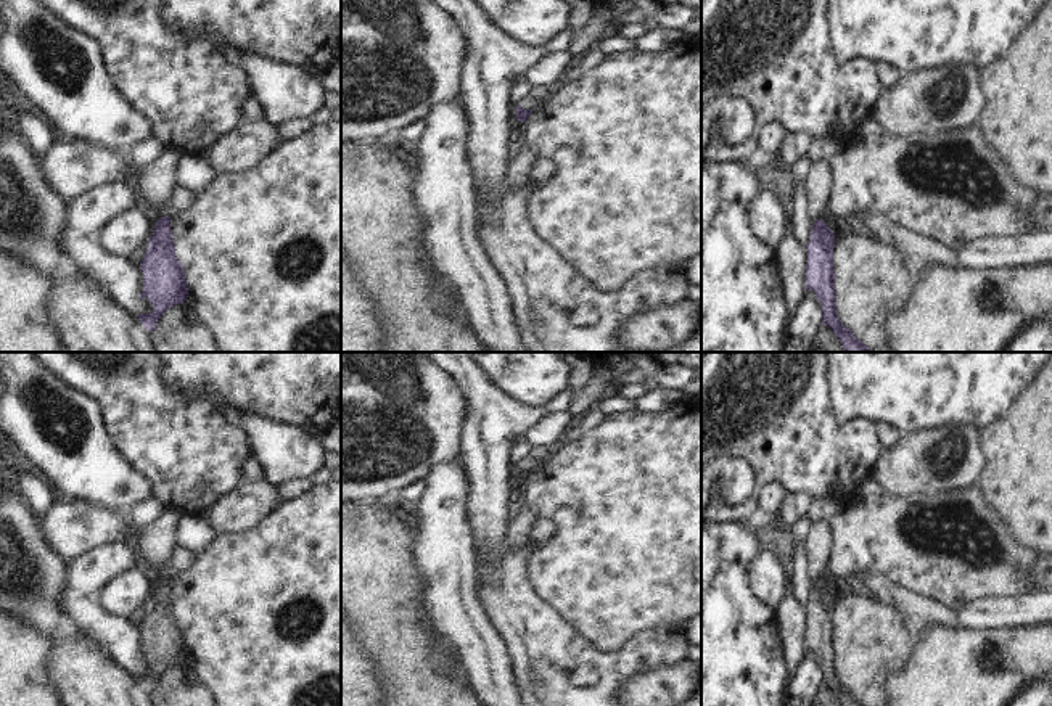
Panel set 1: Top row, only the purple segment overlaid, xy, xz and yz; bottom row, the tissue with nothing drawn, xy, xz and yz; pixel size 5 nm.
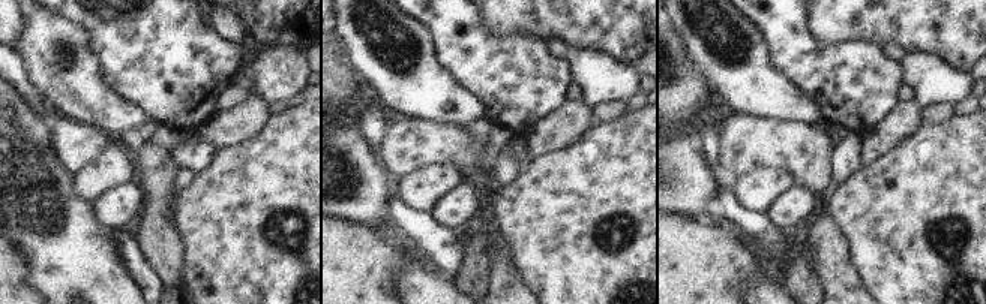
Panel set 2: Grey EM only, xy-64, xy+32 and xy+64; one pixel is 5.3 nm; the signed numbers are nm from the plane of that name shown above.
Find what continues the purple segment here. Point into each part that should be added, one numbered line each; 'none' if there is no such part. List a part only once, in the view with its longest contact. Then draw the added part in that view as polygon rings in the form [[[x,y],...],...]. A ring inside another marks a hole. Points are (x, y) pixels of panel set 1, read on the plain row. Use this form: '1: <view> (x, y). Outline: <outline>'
1: xz (539, 455). Outline: [[[532,447],[531,454],[518,465],[521,470],[537,470],[547,463],[557,452],[557,447]]]

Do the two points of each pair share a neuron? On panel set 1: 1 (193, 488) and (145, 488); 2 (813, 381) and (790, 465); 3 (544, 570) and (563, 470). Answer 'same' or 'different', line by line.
1: different
2: same
3: same

